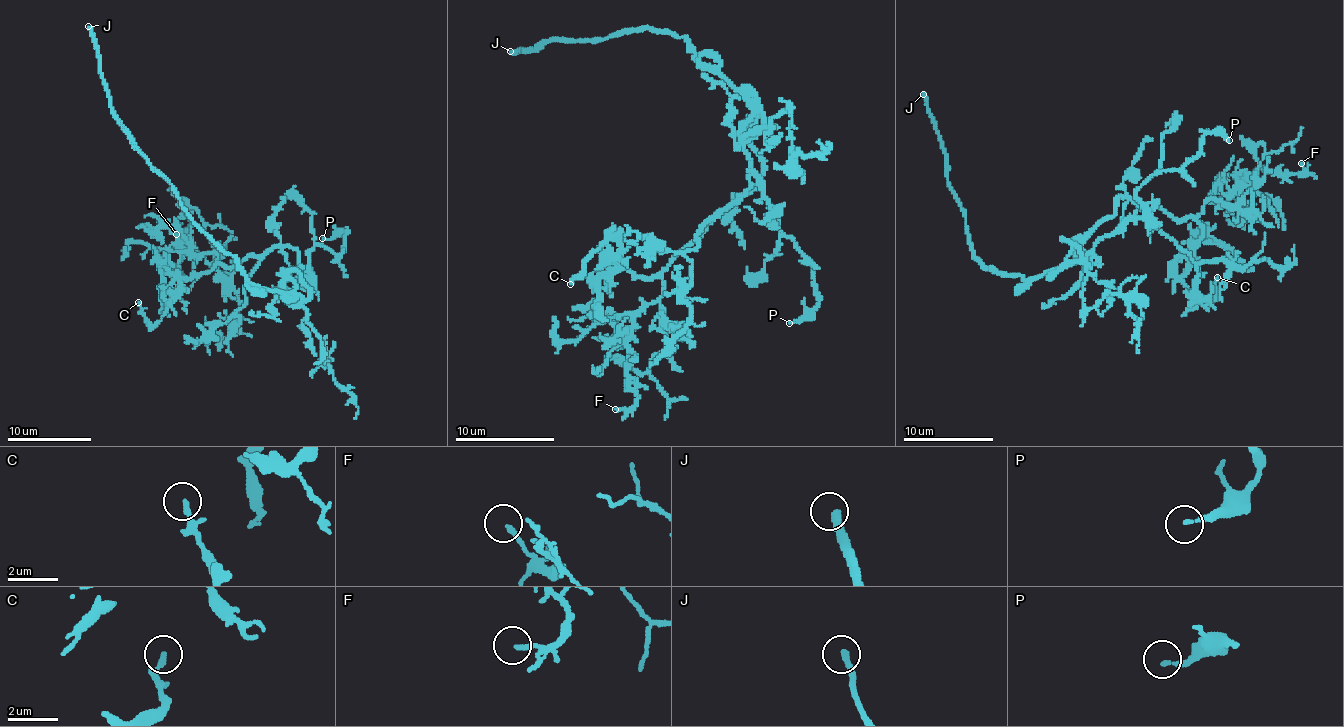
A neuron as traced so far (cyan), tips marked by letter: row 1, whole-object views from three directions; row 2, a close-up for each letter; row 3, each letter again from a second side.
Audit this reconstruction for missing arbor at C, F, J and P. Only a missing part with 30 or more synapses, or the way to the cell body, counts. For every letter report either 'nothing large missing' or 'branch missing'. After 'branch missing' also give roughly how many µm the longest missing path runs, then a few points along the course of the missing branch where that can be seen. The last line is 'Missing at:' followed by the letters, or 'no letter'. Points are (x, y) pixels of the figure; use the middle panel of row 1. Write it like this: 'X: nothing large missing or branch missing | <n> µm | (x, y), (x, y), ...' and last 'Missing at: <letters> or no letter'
C: nothing large missing
F: nothing large missing
J: branch missing | 8 µm
P: nothing large missing
Missing at: J

